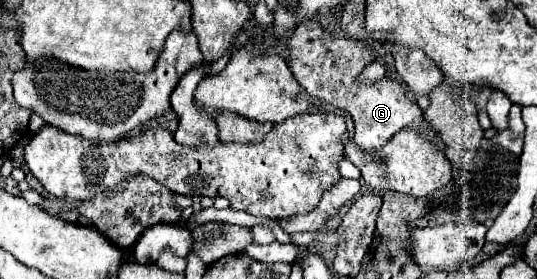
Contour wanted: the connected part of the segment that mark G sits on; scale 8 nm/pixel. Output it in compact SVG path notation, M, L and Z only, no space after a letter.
M304 20L290 36L288 54L290 54L290 70L294 78L310 96L316 96L352 116L356 126L354 142L362 150L382 148L386 140L390 140L392 134L402 128L428 126L422 110L418 108L418 104L406 98L400 82L394 82L386 76L374 84L358 82L358 76L364 72L364 68L378 60L368 42L360 42L352 38L334 38L320 26L320 22Z

